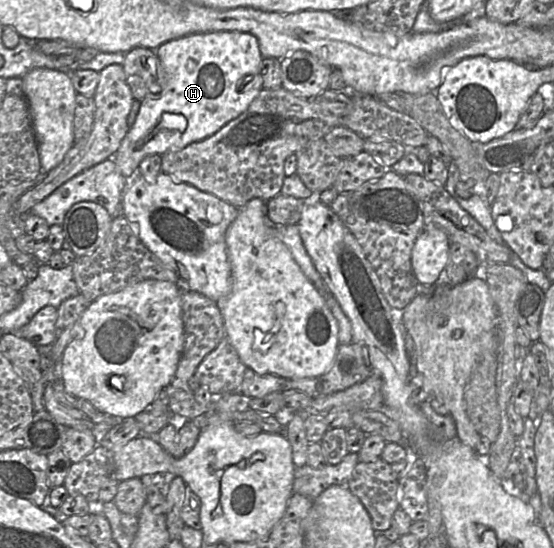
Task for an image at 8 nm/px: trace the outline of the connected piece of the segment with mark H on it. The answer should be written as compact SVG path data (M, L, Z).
M250 33L189 34L163 43L156 49L156 55L157 83L163 90L162 96L158 99L146 96L140 102L135 122L112 157L126 179L137 174L139 164L146 156L176 152L210 137L244 112L263 89L263 57L257 38Z

